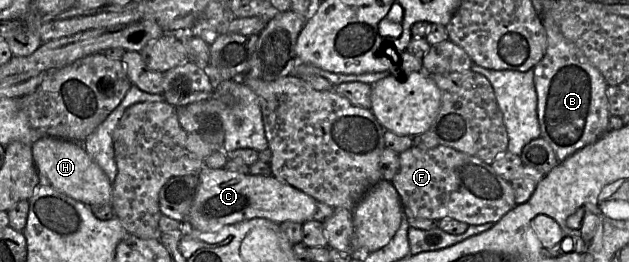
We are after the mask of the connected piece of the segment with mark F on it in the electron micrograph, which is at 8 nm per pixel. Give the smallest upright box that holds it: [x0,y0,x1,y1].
[391,145,516,226]

